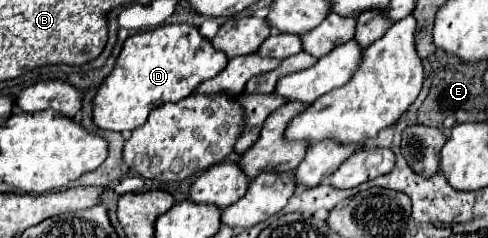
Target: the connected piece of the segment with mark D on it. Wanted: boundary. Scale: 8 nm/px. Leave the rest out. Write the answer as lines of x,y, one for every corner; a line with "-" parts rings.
171,23
153,31
131,35
111,75
101,83
93,99
93,121
99,129
133,131
143,125
155,107
189,97
203,81
227,67
227,55
213,49
195,25

